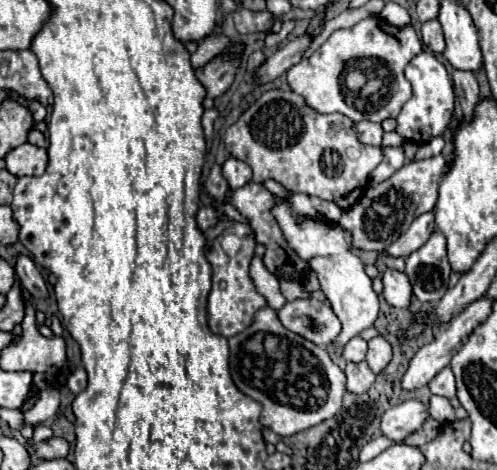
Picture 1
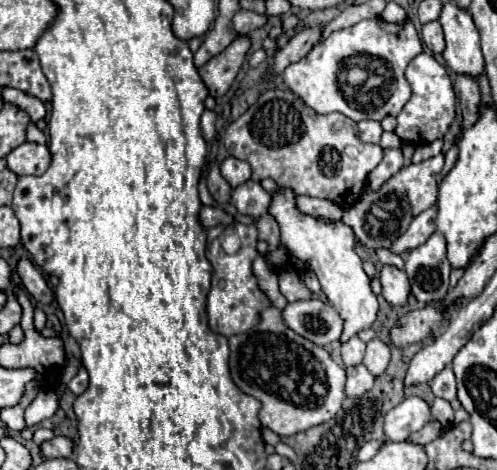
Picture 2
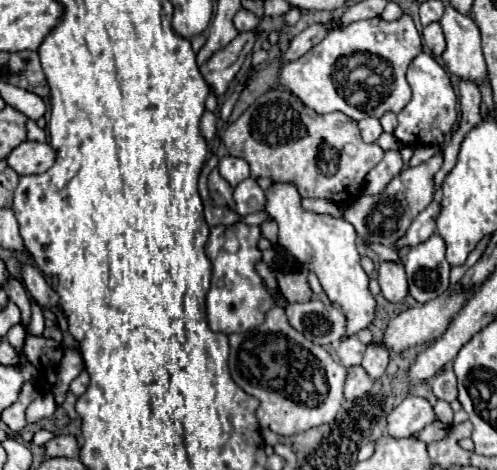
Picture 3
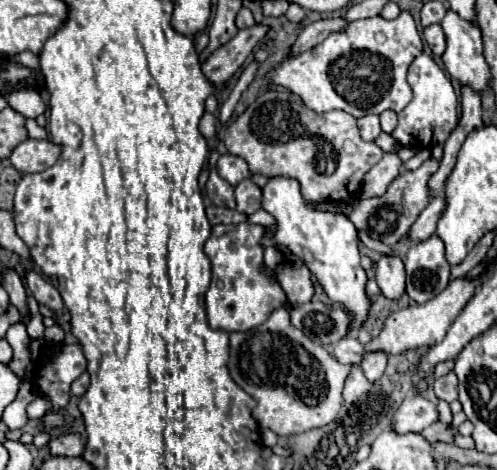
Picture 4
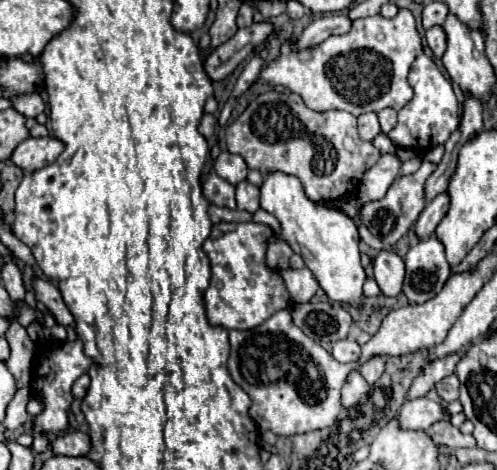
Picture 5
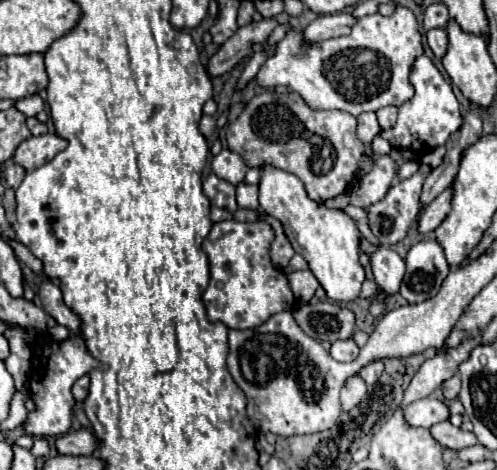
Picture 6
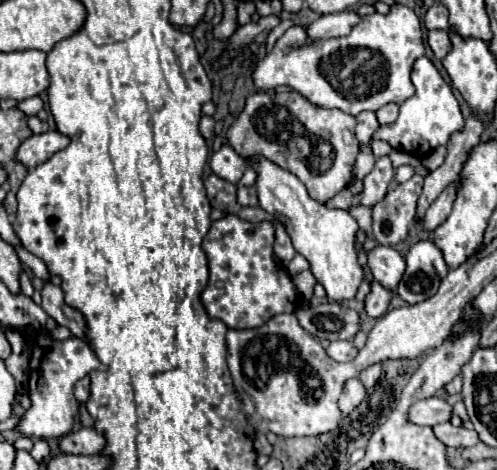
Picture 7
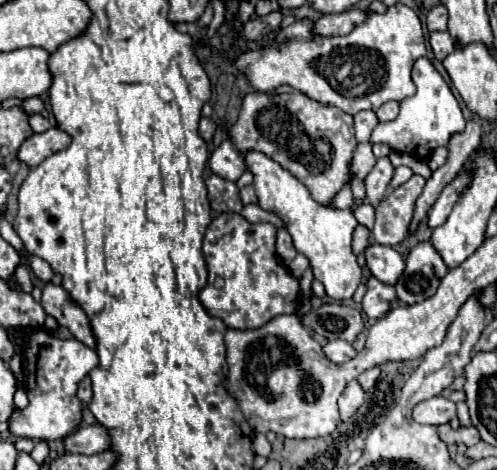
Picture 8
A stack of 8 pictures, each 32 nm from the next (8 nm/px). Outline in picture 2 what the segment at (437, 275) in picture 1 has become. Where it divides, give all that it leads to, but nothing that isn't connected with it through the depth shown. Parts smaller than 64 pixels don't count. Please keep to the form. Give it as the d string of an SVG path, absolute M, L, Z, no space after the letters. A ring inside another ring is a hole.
M434 232L424 244L410 250L404 266L410 280L410 292L418 302L438 302L446 296L450 288L450 264L446 258L446 240L440 232Z

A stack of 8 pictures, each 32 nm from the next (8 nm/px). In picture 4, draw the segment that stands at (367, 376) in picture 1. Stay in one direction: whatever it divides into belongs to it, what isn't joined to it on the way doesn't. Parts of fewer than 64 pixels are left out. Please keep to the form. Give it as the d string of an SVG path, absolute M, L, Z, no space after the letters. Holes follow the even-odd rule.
M354 366L352 372L348 374L346 378L346 384L344 384L344 402L346 404L354 404L360 396L368 394L372 388L372 384L368 384L368 380L364 380L364 374L360 372L360 366Z

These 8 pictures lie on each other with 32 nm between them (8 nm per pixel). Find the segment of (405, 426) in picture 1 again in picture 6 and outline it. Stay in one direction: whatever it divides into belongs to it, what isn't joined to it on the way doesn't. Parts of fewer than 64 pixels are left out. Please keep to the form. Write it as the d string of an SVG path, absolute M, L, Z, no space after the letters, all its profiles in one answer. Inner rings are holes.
M424 398L424 400L416 400L412 402L406 410L404 410L404 418L408 420L408 424L412 426L422 426L422 428L430 428L438 422L444 422L450 418L450 410L448 404L444 400L436 400L436 398Z

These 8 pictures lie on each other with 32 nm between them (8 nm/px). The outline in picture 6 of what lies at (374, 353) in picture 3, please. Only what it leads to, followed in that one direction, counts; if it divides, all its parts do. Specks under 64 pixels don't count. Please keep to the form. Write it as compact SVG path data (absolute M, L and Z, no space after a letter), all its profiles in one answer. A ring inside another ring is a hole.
M376 360L376 362L372 362L372 364L368 364L366 368L362 368L362 370L360 370L360 378L362 378L368 386L372 386L372 384L380 378L382 370L384 370L382 360Z

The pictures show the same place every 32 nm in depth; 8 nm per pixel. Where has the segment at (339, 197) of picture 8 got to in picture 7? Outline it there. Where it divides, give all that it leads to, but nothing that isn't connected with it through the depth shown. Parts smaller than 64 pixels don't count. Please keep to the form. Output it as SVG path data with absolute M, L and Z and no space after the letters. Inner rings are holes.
M342 190L338 192L332 200L326 202L328 208L342 208L342 210L348 210L352 206L352 192L350 190Z

